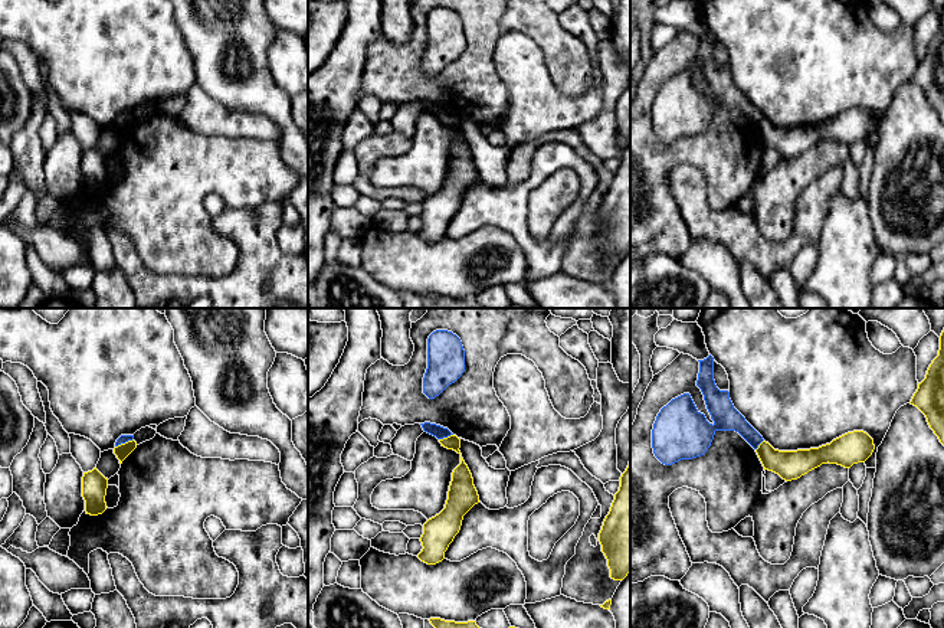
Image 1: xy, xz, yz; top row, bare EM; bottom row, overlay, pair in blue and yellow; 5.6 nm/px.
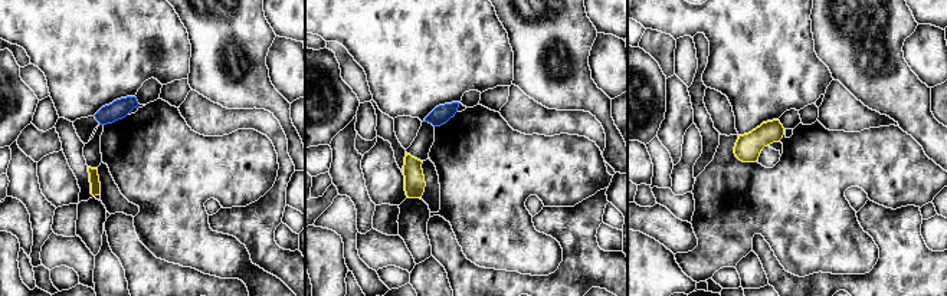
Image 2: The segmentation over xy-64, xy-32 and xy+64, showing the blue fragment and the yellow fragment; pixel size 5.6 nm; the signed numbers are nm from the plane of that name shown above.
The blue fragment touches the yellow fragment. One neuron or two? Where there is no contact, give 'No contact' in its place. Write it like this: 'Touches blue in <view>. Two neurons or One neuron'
Touches blue in xy. Two neurons

